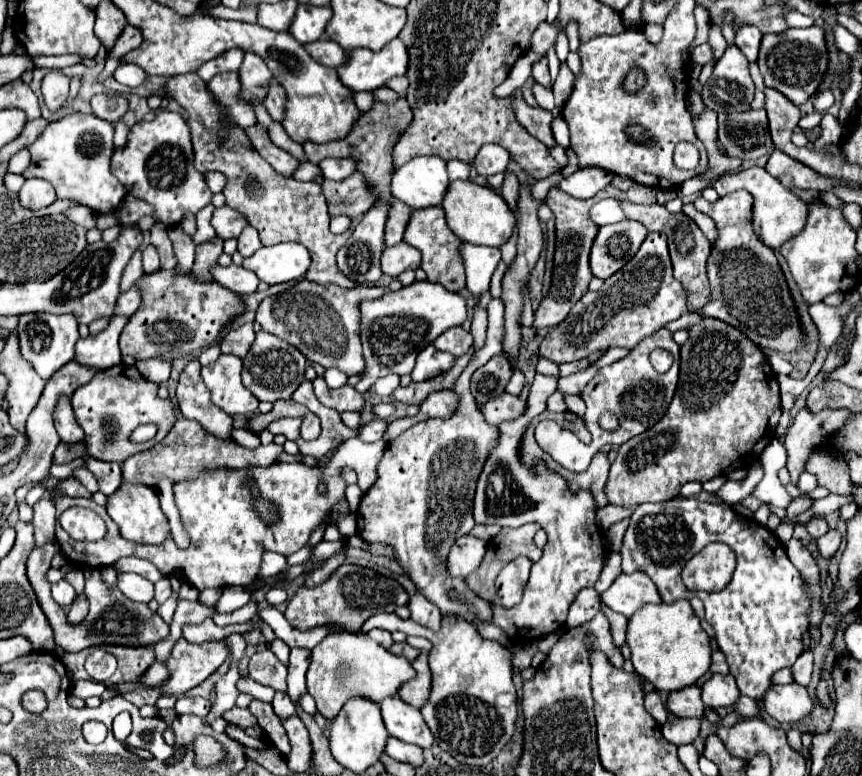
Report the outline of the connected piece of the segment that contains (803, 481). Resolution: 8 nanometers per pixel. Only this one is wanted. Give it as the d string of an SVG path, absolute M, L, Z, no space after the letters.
M804 471L804 473L800 475L800 481L798 481L798 487L800 487L800 491L802 491L802 493L808 493L808 491L816 489L816 487L818 487L818 481L816 481L816 475L812 475L812 473Z

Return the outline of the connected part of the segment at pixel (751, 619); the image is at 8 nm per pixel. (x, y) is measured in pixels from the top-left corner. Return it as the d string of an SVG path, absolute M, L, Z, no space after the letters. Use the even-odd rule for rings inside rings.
M686 497L666 503L642 503L632 513L622 551L630 555L622 557L622 571L648 573L664 603L692 597L702 599L708 615L706 621L716 631L718 647L726 655L742 695L760 699L772 687L772 675L778 669L792 667L804 651L802 635L810 629L808 613L812 597L804 587L802 575L790 563L784 545L754 517L742 517L734 507L724 503L702 503ZM714 541L726 543L736 553L738 565L732 581L716 593L688 591L680 577L682 567L692 555Z

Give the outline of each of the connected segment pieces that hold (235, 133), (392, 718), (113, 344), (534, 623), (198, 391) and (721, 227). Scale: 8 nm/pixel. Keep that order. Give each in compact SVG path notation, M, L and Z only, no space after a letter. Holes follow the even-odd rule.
M196 73L170 77L164 85L164 95L178 101L190 113L188 125L194 145L194 167L200 173L220 171L226 175L226 187L222 191L226 197L226 205L244 215L244 219L260 233L262 245L276 245L280 241L302 243L312 257L312 265L304 279L318 285L334 283L348 289L358 287L358 283L348 279L336 265L336 251L348 241L352 229L344 231L342 235L330 233L326 199L320 185L300 183L292 177L280 175L276 169L272 169L270 163L260 157L260 153L256 153L256 149L252 149L252 143L242 129L232 129L232 133L228 133L228 145L220 149L220 145L216 145L216 129L220 129L220 109L212 105L212 97L208 97L208 89L204 89L204 81L200 81Z
M398 695L384 699L380 703L380 709L390 737L420 745L424 749L434 743L434 735L422 719L422 713L416 707L404 703Z
M116 315L108 329L102 331L100 335L88 335L86 339L80 339L76 343L76 357L74 361L84 363L90 369L108 369L112 365L118 365L122 355L118 349L118 335L128 323L130 317L126 315Z
M536 375L530 395L528 395L528 413L516 421L500 425L500 441L488 457L484 471L478 479L478 489L474 497L474 521L476 523L498 523L500 527L520 527L524 523L540 523L548 535L546 555L532 565L530 579L524 591L524 597L518 605L504 609L500 603L492 603L494 619L492 623L504 629L512 643L524 643L540 639L542 635L554 633L564 623L568 609L580 589L592 587L598 581L598 575L604 567L606 547L604 535L596 523L596 507L588 493L570 493L566 481L548 471L542 463L536 465L536 475L520 465L520 435L528 423L546 409L546 399L556 391L556 379L546 375ZM494 475L502 477L502 483L494 485Z
M192 359L180 373L176 389L178 409L186 419L196 419L204 429L216 437L230 437L232 417L220 407L212 405L210 391L200 377L200 363Z
M748 191L730 193L714 203L708 203L704 197L694 201L694 207L712 217L718 227L718 241L708 257L710 301L698 309L698 313L740 329L760 347L780 353L794 353L806 345L804 331L774 251L766 247L752 229L752 203L754 199Z

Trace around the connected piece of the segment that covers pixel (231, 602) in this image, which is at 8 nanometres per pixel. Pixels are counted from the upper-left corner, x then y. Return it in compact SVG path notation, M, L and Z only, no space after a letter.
M228 587L222 591L220 601L216 601L212 607L216 609L216 613L232 613L244 607L248 599L250 599L250 593L244 591L244 587Z

